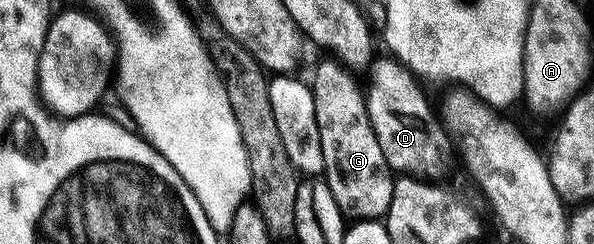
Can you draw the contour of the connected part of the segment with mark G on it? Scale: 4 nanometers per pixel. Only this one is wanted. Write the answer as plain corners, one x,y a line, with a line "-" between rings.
324,56
310,77
314,117
318,120
318,137
322,139
322,177
330,192
334,192
345,219
380,220
390,208
394,172
386,164
386,156
382,156
378,136
374,136
365,91
353,78
353,71
332,56

